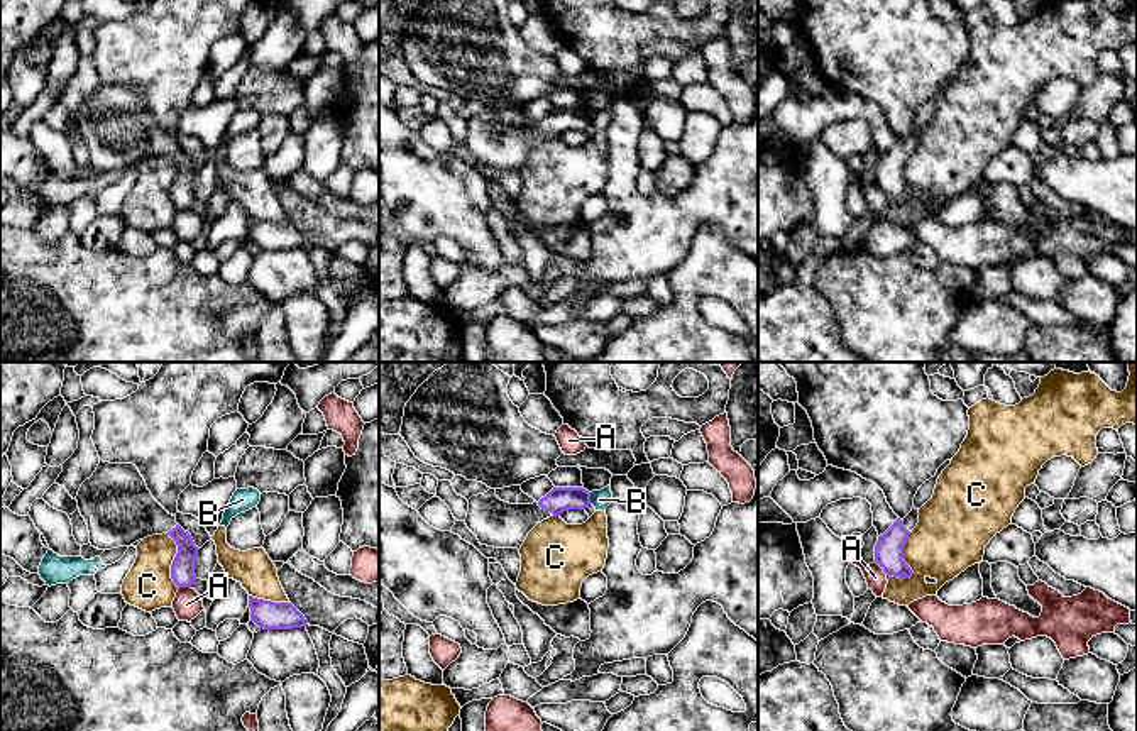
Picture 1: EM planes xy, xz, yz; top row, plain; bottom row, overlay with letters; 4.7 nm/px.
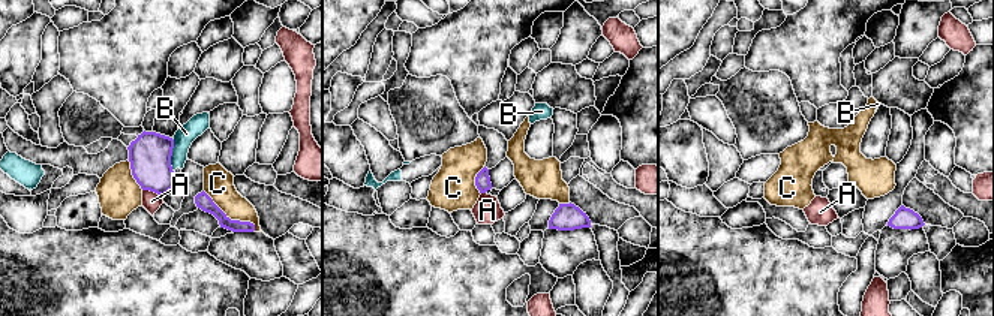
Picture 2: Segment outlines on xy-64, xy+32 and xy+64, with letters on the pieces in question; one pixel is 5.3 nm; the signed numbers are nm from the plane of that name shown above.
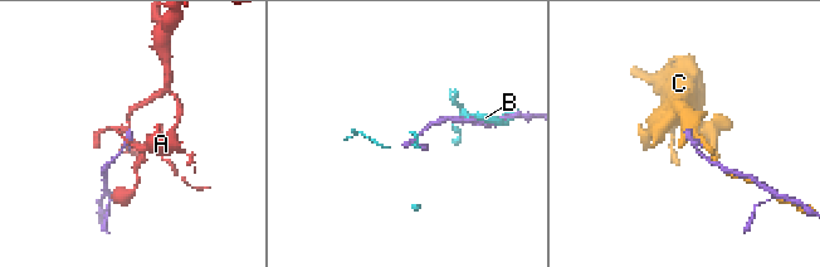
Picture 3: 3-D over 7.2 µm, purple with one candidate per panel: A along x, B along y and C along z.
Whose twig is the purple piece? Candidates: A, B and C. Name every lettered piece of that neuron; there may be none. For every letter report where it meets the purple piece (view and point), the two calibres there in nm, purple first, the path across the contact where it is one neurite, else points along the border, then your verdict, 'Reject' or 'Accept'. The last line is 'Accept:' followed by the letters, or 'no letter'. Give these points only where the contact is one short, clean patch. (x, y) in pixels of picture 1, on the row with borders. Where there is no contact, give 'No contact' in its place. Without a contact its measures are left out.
A: Touches purple at yz (880, 566). Thickness 140 nm (purple) against 100 nm. Boundary: yz (875, 560), (887, 574). Reject
B: Touches purple at xz (589, 498). Thickness 120 nm (purple) against 90 nm. Reject
C: Touches purple at yz (907, 566). Thickness 140 nm (purple) against 340 nm. Reject
Accept: no letter

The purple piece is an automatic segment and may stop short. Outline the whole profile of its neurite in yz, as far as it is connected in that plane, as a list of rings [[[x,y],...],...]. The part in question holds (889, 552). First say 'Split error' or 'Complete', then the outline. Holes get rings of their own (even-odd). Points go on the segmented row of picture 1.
Split error. [[[912,508],[904,519],[898,518],[883,535],[878,536],[875,545],[875,562],[887,575],[898,579],[912,577],[914,572],[904,560],[904,547],[917,523],[919,509]]]

